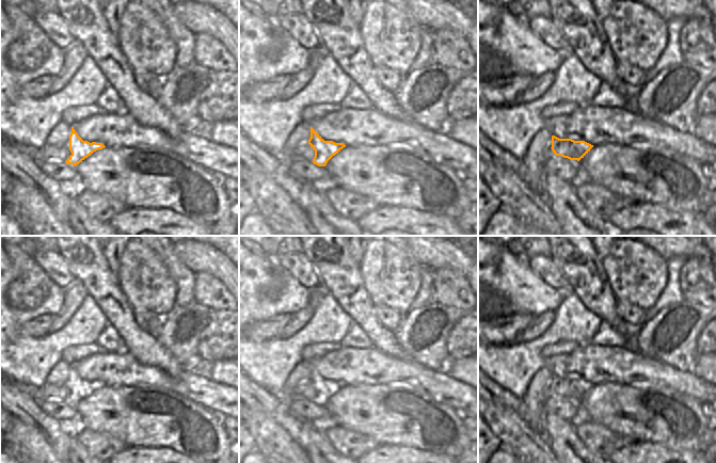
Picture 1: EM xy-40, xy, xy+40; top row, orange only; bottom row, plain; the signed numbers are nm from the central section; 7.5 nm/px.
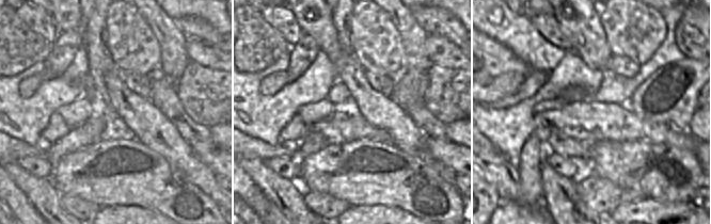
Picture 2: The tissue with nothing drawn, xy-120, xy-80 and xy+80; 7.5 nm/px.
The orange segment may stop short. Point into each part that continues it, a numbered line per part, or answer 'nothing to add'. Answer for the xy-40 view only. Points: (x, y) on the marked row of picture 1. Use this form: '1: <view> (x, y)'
1: xy-40 (48, 153)

